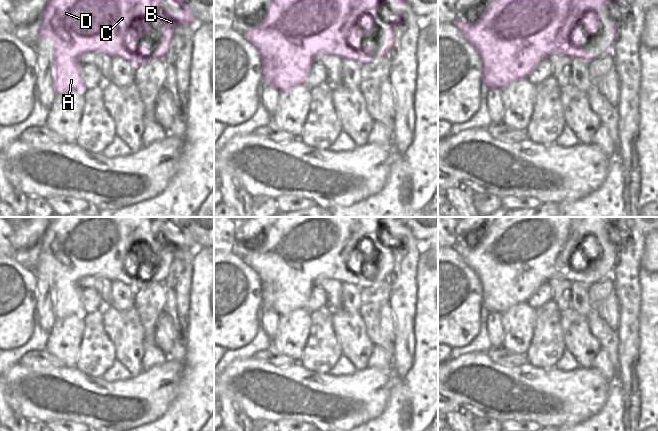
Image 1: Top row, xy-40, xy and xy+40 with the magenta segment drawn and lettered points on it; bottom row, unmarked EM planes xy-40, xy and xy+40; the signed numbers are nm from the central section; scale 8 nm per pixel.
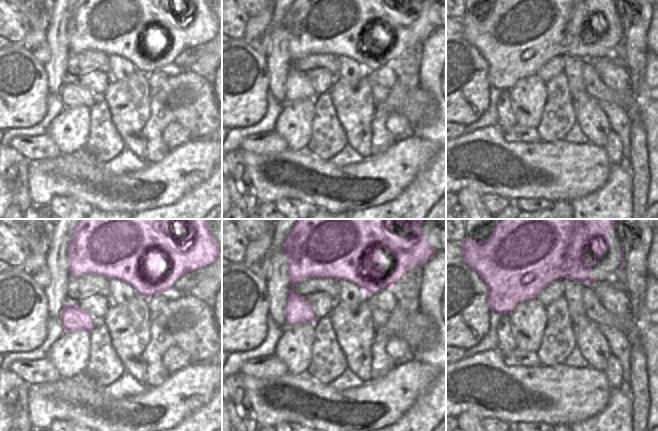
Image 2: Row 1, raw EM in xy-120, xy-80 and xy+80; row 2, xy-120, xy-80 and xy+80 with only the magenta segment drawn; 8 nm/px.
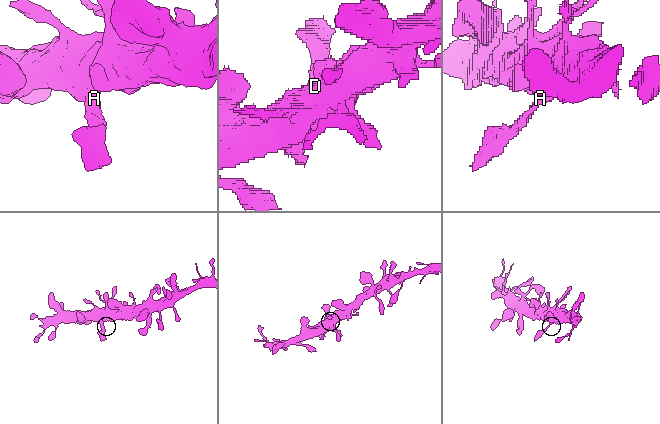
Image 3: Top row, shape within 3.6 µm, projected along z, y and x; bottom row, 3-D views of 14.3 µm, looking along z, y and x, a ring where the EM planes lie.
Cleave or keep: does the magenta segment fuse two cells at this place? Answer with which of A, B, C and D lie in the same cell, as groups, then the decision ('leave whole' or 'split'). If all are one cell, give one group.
groups A B C D; leave whole

